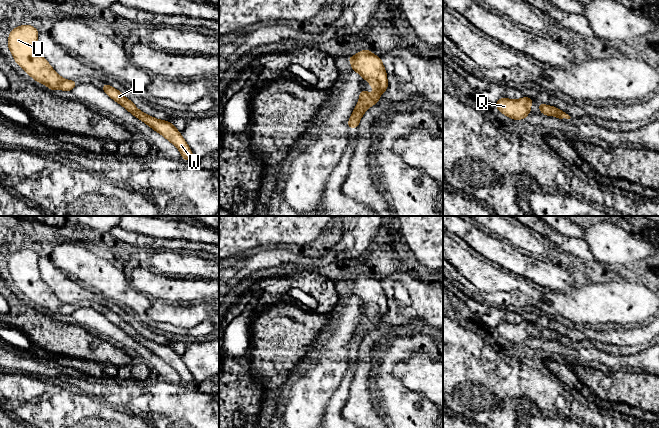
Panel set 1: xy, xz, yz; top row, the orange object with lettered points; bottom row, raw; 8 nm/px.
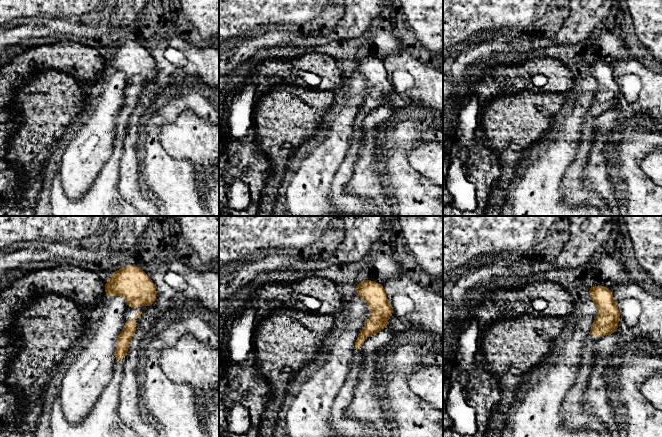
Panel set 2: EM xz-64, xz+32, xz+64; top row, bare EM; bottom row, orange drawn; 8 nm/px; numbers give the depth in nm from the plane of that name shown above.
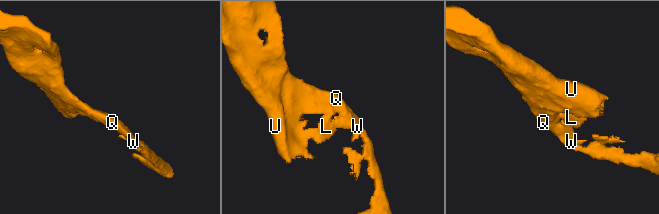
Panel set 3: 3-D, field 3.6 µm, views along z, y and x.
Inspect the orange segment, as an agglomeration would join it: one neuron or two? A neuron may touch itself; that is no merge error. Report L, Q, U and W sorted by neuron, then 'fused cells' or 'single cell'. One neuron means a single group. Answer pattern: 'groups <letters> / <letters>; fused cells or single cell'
groups L Q U W; single cell

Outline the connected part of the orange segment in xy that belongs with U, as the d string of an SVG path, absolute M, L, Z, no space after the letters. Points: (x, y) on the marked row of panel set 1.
M26 24L15 27L8 37L8 49L15 62L35 81L50 90L71 91L77 83L62 78L40 53L38 30Z

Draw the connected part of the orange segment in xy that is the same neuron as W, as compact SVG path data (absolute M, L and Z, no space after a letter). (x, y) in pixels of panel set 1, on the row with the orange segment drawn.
M103 83L102 89L110 98L123 106L136 118L140 119L151 127L154 131L160 133L169 142L174 144L182 155L182 159L186 161L191 161L194 158L190 147L182 137L179 130L177 130L174 125L168 121L156 119L150 115L147 115L140 111L132 101L127 99L120 91Z

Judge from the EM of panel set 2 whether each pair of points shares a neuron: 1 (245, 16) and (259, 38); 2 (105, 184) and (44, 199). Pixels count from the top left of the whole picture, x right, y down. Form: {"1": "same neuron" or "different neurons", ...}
{"1": "different neurons", "2": "same neuron"}

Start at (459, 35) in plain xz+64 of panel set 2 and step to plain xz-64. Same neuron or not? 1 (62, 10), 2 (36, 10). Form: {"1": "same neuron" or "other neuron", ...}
{"1": "same neuron", "2": "same neuron"}

